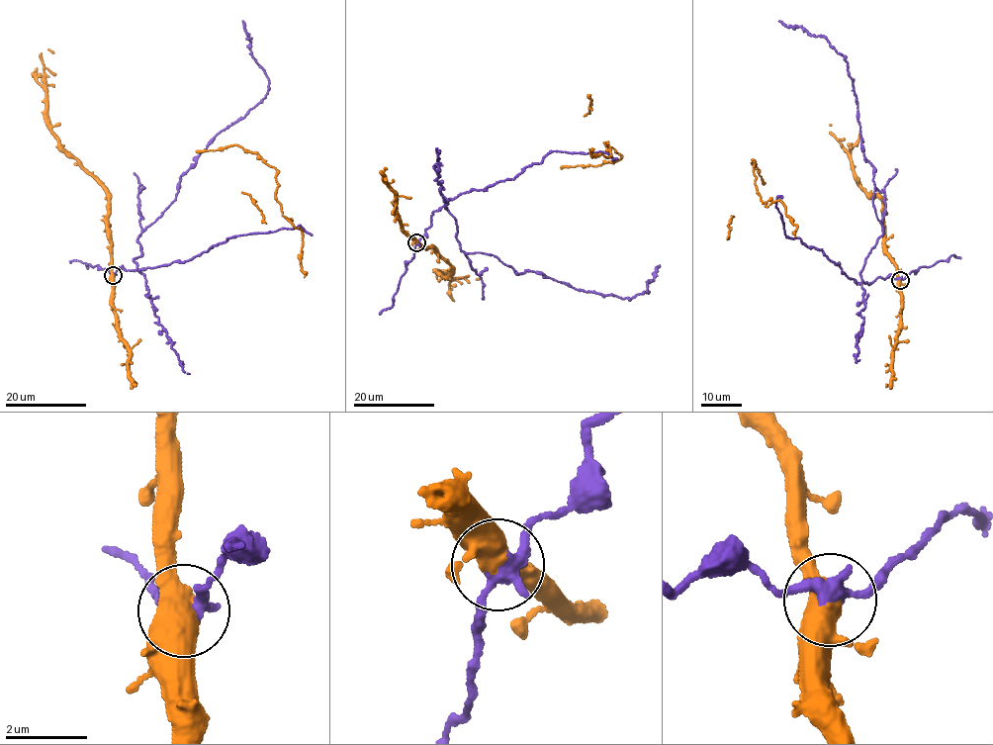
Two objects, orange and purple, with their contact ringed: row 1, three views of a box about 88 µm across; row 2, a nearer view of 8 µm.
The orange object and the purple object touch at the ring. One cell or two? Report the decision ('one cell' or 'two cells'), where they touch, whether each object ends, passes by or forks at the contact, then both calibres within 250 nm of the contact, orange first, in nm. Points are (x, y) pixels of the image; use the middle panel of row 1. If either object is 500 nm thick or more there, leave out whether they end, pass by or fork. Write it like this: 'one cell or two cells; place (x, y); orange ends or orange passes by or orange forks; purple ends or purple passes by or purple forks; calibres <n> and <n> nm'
two cells; place (416, 242); orange forks; purple passes by; calibres 440 and 320 nm

